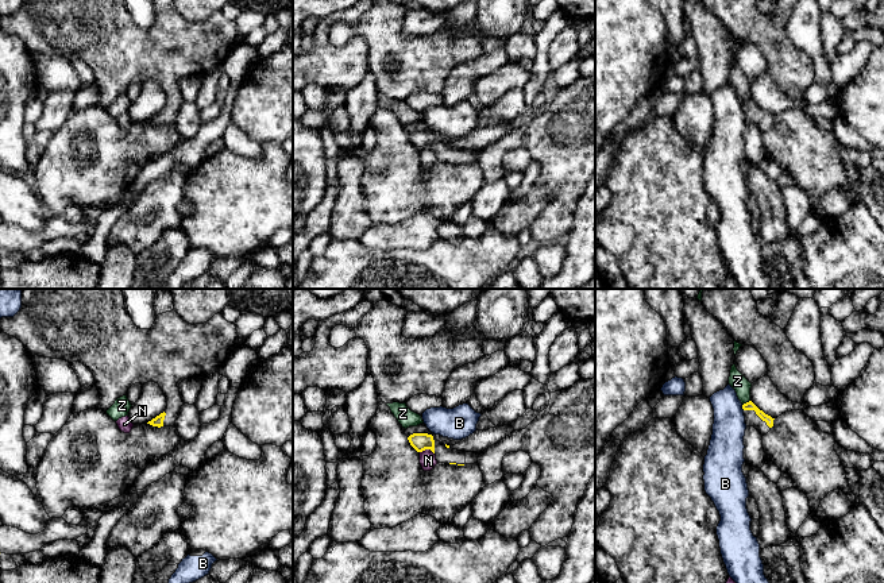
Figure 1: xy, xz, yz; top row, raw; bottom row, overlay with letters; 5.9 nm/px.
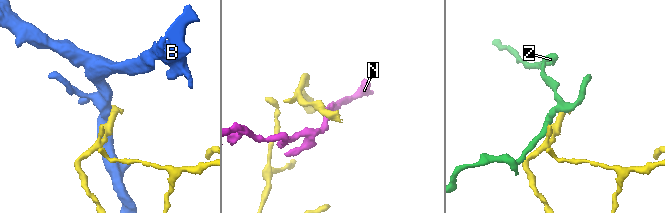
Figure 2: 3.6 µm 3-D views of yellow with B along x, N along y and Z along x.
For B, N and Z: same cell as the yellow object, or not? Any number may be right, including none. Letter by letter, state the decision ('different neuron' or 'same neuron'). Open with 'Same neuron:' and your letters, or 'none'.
Same neuron: none
B: different neuron
N: different neuron
Z: different neuron

